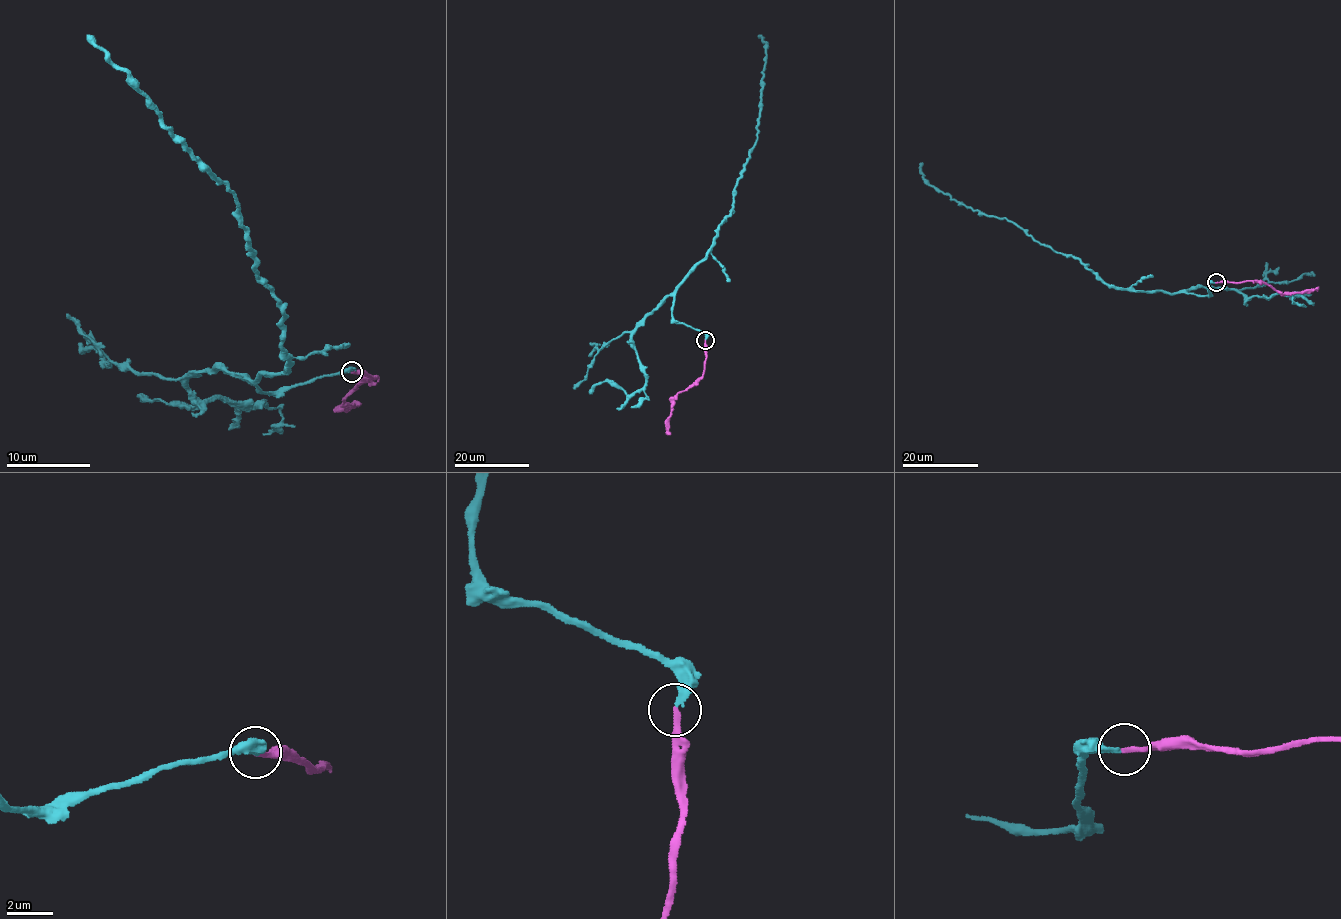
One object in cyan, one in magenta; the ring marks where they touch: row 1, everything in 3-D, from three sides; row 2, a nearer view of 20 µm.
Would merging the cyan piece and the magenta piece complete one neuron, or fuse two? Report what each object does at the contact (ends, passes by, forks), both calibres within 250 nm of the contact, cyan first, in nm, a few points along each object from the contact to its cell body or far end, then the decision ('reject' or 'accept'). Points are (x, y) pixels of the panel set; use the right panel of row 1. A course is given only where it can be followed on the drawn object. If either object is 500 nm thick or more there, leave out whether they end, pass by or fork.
cyan ends; magenta ends; calibres 280 and 200 nm; course cyan (1215, 282), (1208, 295), (1196, 296), (1107, 285), (1078, 259), (1041, 245), (1013, 222), (937, 192), (921, 163); course magenta (1216, 282), (1264, 282), (1283, 294), (1318, 287); accept

